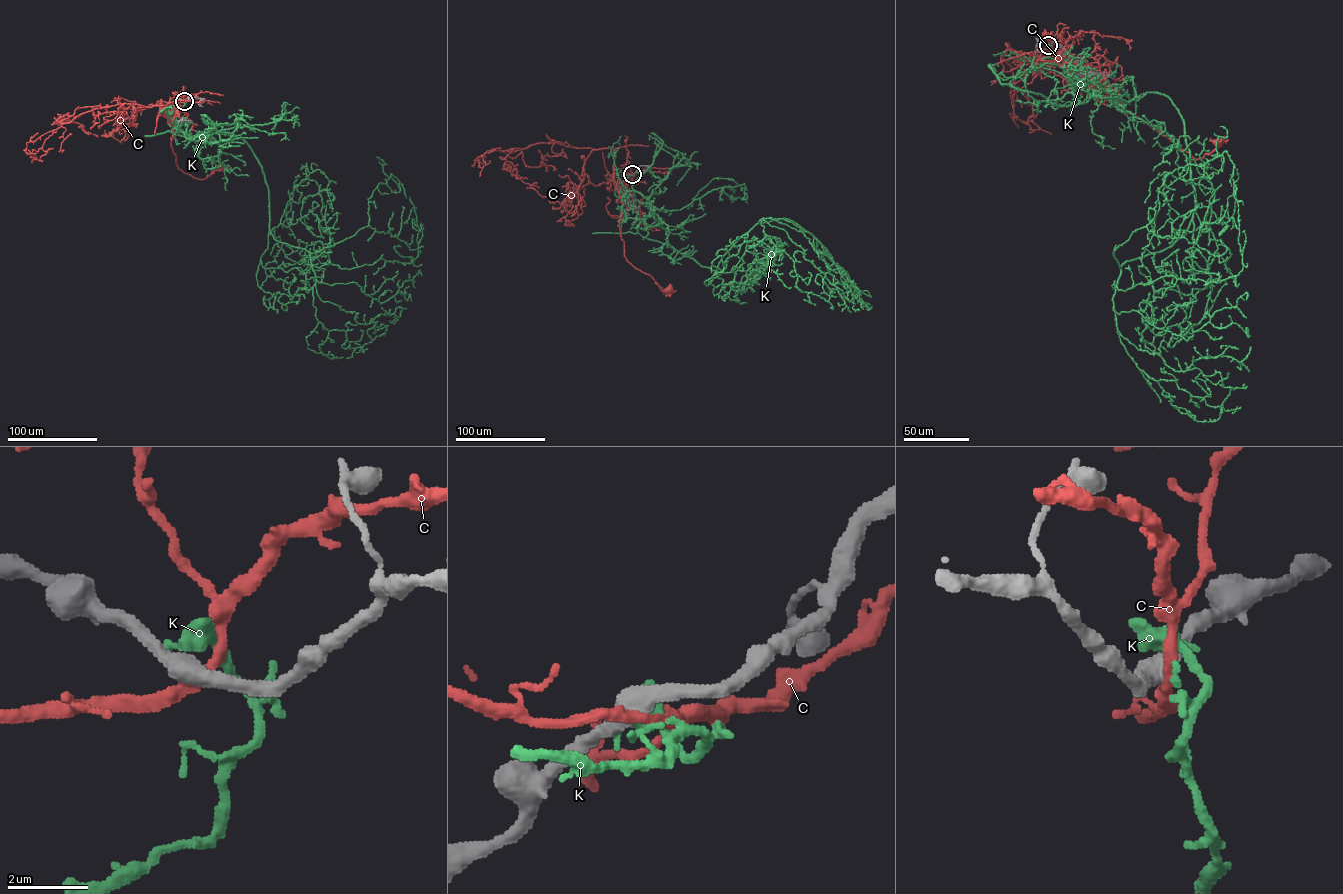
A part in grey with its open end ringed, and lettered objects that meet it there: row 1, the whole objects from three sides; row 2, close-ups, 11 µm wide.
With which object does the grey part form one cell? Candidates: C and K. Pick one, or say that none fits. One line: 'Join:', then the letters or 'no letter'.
Join: C

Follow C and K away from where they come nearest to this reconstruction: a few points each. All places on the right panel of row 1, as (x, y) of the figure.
C: (1048, 45), (1046, 48), (1065, 63), (1064, 68), (1113, 96), (1127, 112), (1195, 159), (1210, 154), (1216, 142)
K: (1049, 44), (1040, 64), (1082, 102), (1158, 92), (1183, 120), (1193, 218), (1113, 288), (1238, 275), (1224, 222)

